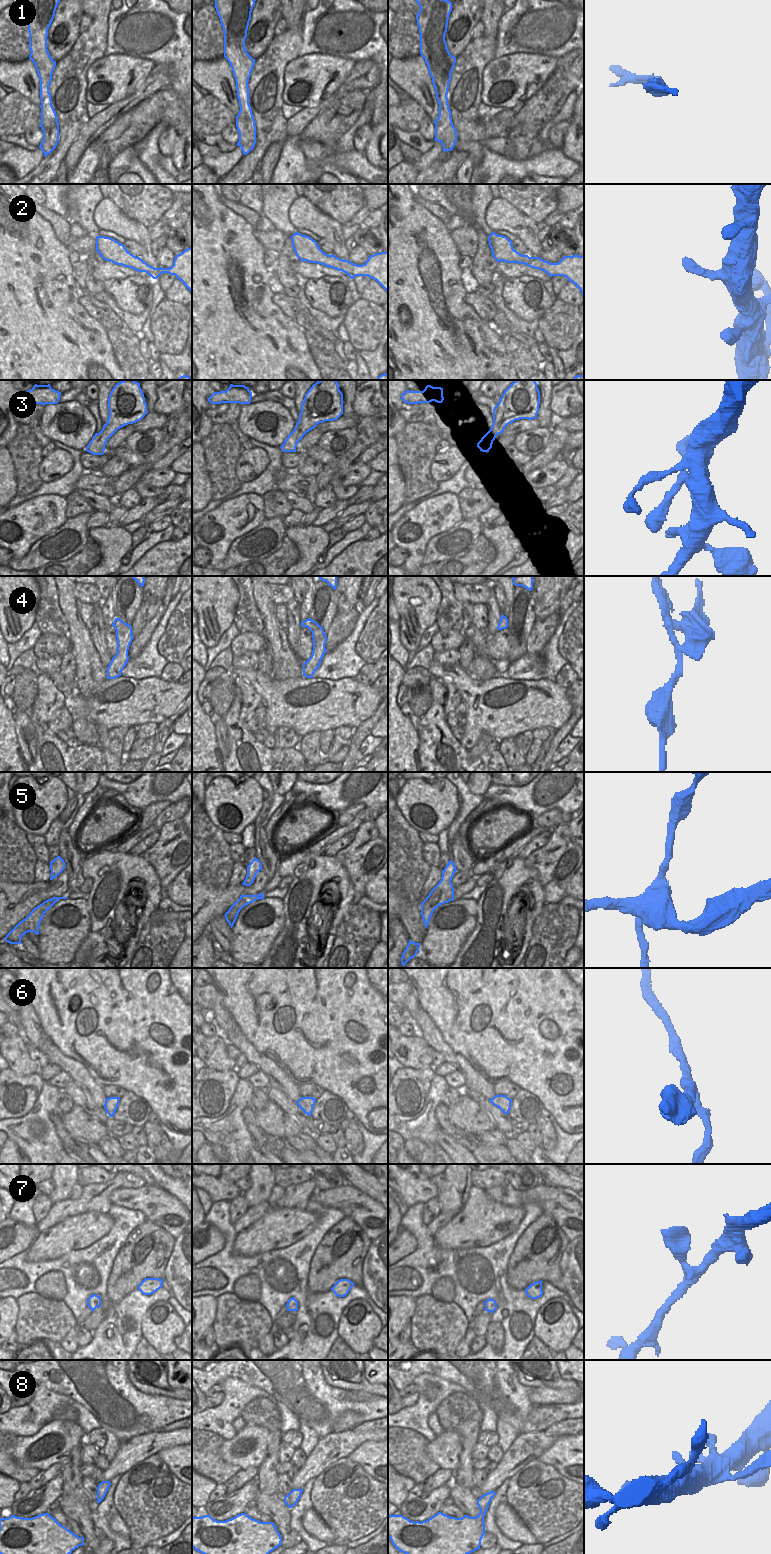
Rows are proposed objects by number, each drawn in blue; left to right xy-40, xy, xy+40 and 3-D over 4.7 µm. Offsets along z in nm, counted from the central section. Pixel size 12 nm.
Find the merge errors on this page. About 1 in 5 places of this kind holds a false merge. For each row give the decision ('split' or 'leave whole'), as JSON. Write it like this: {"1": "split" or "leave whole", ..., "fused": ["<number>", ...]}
{"1": "leave whole", "2": "leave whole", "3": "leave whole", "4": "leave whole", "5": "split", "6": "leave whole", "7": "leave whole", "8": "leave whole", "fused": ["5"]}

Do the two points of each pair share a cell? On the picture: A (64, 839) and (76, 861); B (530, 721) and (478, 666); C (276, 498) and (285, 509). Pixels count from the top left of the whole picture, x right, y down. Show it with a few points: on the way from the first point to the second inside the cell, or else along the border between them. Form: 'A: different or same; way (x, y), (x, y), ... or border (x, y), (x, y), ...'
A: same; way (64, 844), (72, 856)
B: different; border (466, 672), (476, 680), (487, 680), (498, 674)
C: same; way (277, 501), (282, 506)

